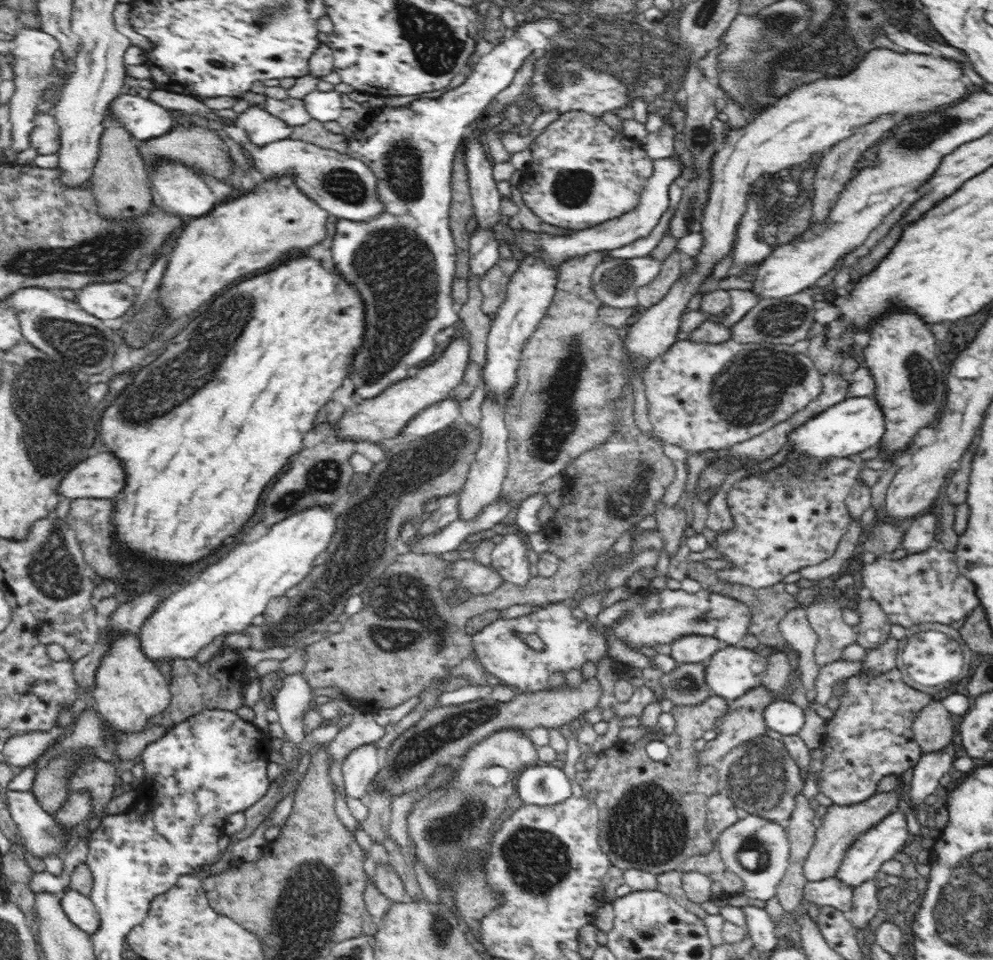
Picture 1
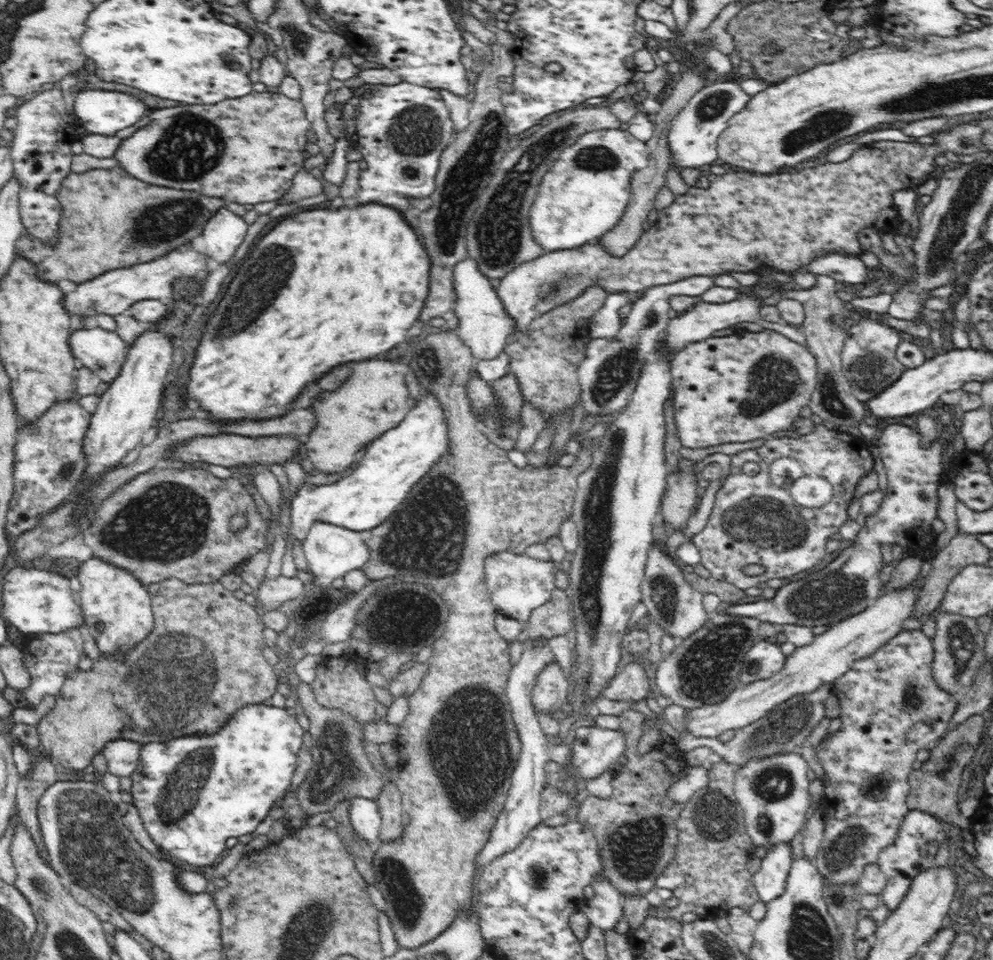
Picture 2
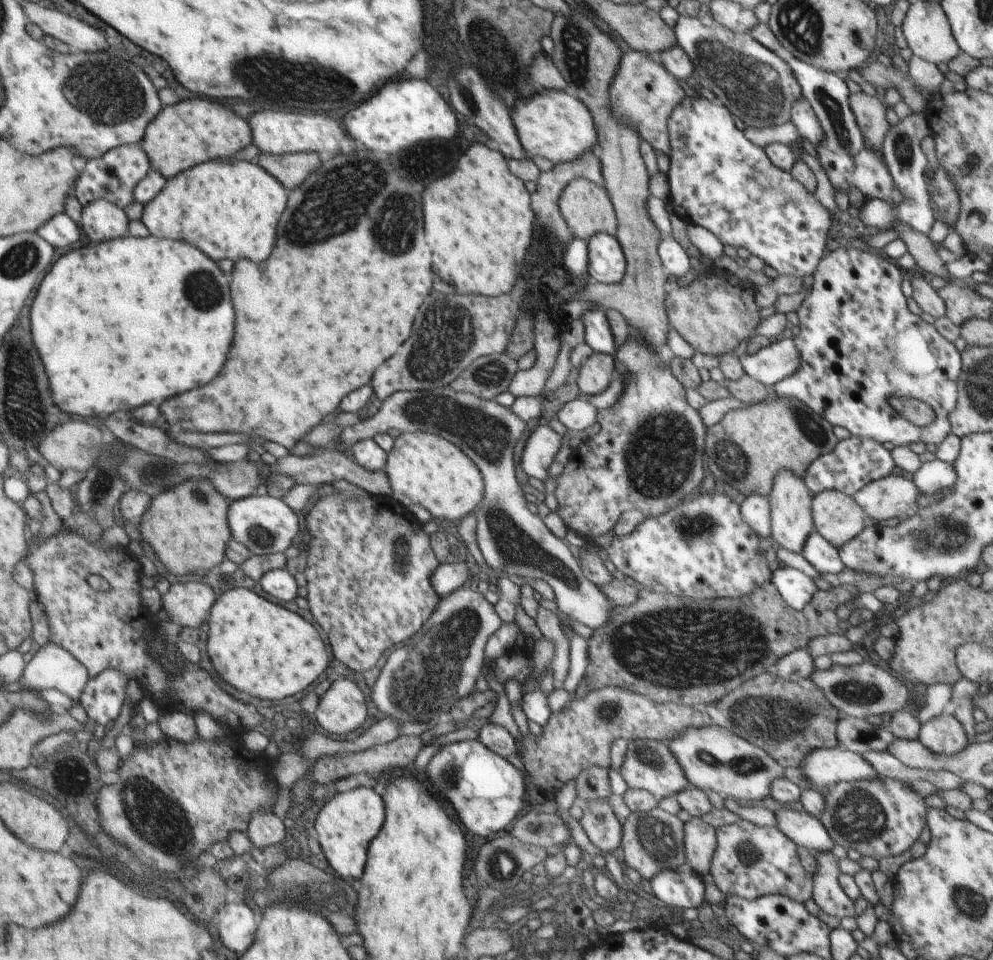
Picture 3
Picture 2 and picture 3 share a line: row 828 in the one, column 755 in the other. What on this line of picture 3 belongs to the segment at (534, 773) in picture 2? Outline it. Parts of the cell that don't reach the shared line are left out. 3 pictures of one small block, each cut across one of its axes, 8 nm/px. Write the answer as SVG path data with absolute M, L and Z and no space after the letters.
M750 494L740 504L740 514L758 538L764 539L771 535L770 504L767 496Z

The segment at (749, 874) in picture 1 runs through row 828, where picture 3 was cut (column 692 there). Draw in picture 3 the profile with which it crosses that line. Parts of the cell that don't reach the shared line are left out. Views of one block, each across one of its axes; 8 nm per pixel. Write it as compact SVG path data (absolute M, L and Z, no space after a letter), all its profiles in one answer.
M692 726L688 732L676 736L668 743L676 762L682 764L688 782L708 793L718 793L722 798L761 803L770 796L770 784L776 778L784 777L786 767L768 751L720 726Z

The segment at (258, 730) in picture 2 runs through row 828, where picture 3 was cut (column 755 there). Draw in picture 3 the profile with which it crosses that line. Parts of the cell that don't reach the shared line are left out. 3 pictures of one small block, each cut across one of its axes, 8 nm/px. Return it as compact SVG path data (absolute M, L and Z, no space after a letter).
M686 96L676 104L670 120L670 170L668 184L670 194L668 206L676 216L688 224L699 225L721 240L723 246L732 246L736 250L747 249L764 263L786 276L809 276L817 270L822 258L833 246L828 238L832 217L820 204L814 193L810 193L800 180L790 172L779 170L768 159L765 151L752 144L742 130L735 127L728 109L716 100Z

